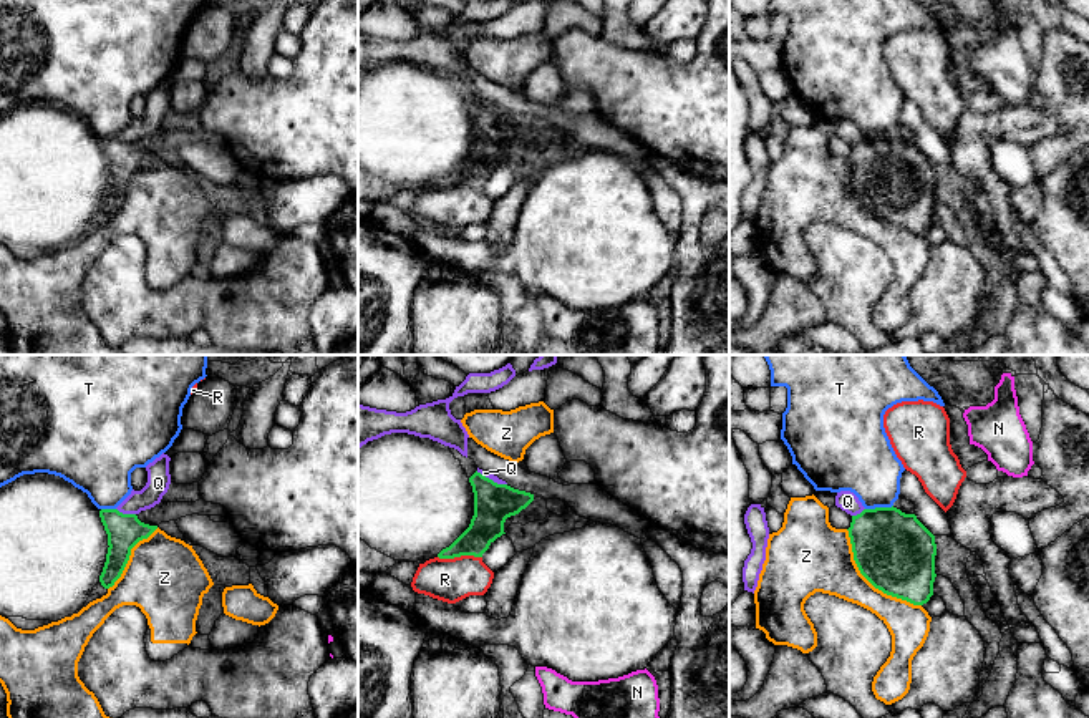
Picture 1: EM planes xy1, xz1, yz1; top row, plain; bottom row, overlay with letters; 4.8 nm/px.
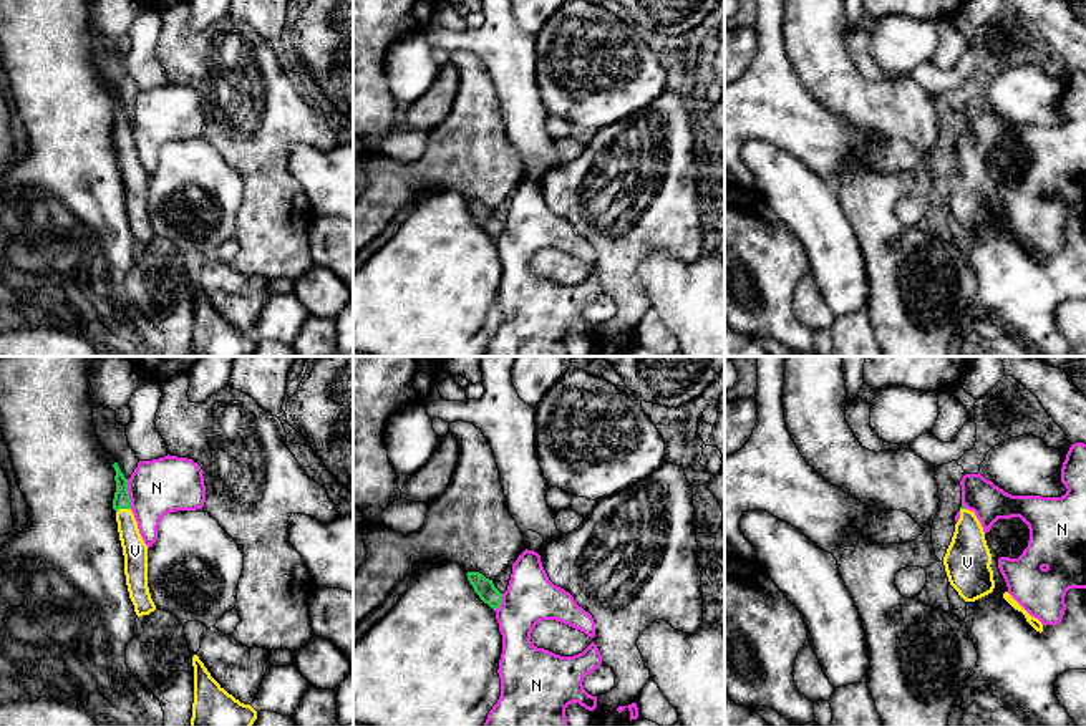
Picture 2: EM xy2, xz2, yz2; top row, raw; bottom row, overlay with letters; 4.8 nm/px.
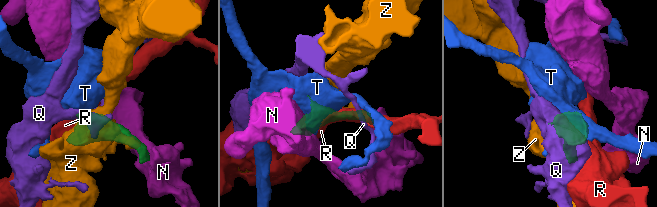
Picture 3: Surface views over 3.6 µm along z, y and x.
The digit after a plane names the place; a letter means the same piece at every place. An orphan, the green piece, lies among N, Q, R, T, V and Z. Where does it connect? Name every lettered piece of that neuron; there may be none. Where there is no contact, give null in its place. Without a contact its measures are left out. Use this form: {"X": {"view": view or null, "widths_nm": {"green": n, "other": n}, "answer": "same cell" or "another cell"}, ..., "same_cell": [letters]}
{"N": {"view": "xy2", "widths_nm": {"green": 80, "other": 280}, "answer": "another cell"}, "Q": {"view": "xy1", "widths_nm": {"green": 170, "other": 110}, "answer": "another cell"}, "R": {"view": "xz1", "widths_nm": {"green": 160, "other": 200}, "answer": "another cell"}, "T": {"view": "yz1", "widths_nm": {"green": 380, "other": 320}, "answer": "another cell"}, "V": {"view": "xy2", "widths_nm": {"green": 80, "other": 120}, "answer": "same cell"}, "Z": {"view": "yz1", "widths_nm": {"green": 380, "other": 300}, "answer": "another cell"}, "same_cell": ["V"]}

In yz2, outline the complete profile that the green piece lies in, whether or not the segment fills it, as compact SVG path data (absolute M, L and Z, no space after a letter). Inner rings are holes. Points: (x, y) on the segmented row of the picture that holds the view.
M963 504L952 542L943 557L950 585L965 602L975 602L995 588L991 554L985 532L973 511Z

